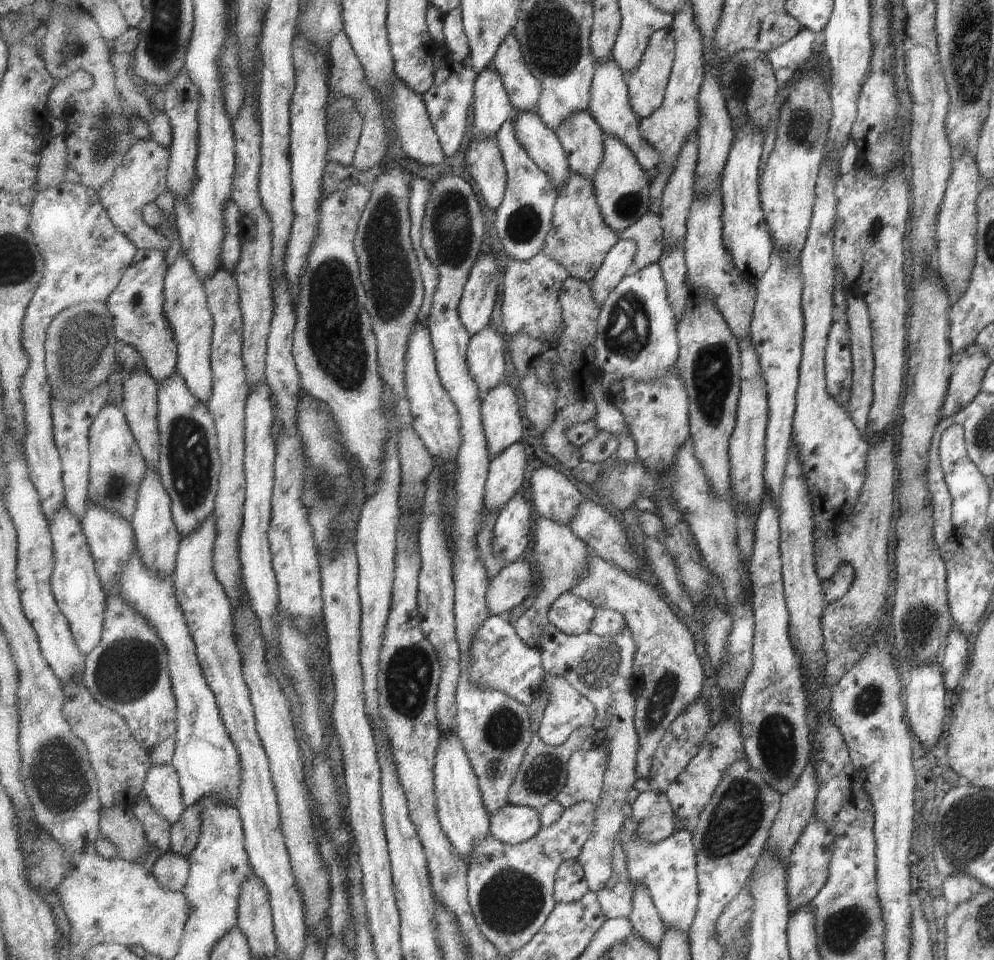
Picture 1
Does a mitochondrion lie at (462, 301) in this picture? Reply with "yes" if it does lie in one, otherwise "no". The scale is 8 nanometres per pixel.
no

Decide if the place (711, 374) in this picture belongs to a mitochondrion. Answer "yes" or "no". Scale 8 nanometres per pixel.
yes

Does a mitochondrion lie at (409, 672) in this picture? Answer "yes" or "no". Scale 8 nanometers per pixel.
yes

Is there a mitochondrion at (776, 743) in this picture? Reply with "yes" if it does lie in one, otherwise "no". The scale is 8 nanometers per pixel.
yes

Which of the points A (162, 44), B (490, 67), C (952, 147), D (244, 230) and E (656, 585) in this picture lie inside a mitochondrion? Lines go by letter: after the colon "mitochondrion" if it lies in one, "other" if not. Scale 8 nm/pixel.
A: mitochondrion
B: other
C: other
D: other
E: other

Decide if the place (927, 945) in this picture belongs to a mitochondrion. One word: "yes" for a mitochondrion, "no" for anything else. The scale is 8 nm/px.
no

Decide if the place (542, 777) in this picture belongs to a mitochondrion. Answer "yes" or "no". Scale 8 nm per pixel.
yes

